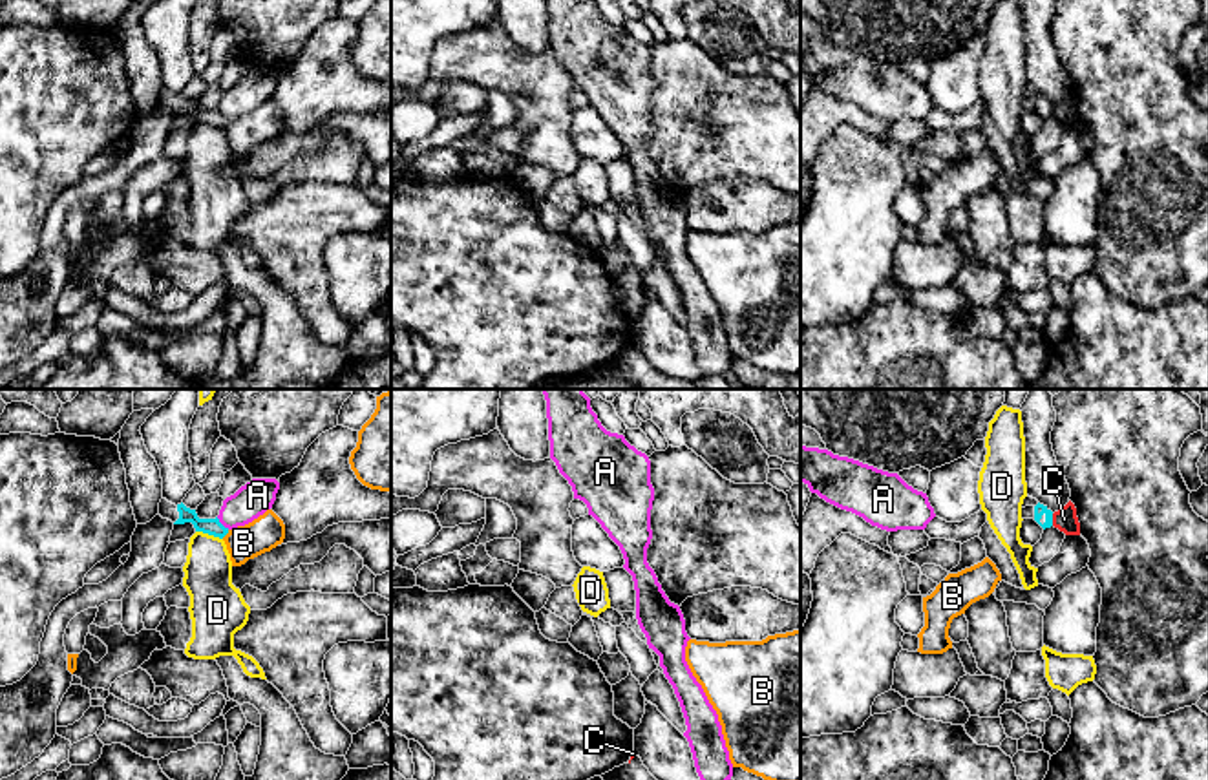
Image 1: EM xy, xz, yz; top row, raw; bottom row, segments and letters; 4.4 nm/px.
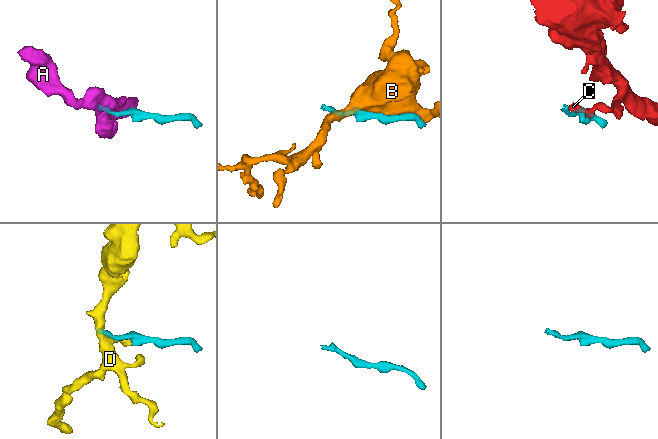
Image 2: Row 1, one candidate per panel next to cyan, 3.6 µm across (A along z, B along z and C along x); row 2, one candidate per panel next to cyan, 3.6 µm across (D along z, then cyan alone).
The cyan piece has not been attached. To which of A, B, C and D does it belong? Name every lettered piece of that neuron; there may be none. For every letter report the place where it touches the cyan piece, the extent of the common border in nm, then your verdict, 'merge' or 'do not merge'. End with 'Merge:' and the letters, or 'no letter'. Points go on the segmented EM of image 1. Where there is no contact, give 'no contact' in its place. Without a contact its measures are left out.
A: xy (222, 525) | 80 nm | do not merge
B: xy (225, 534) | 50 nm | do not merge
C: yz (1051, 519) | 60 nm | do not merge
D: xy (209, 534) | 130 nm | do not merge
Merge: no letter

